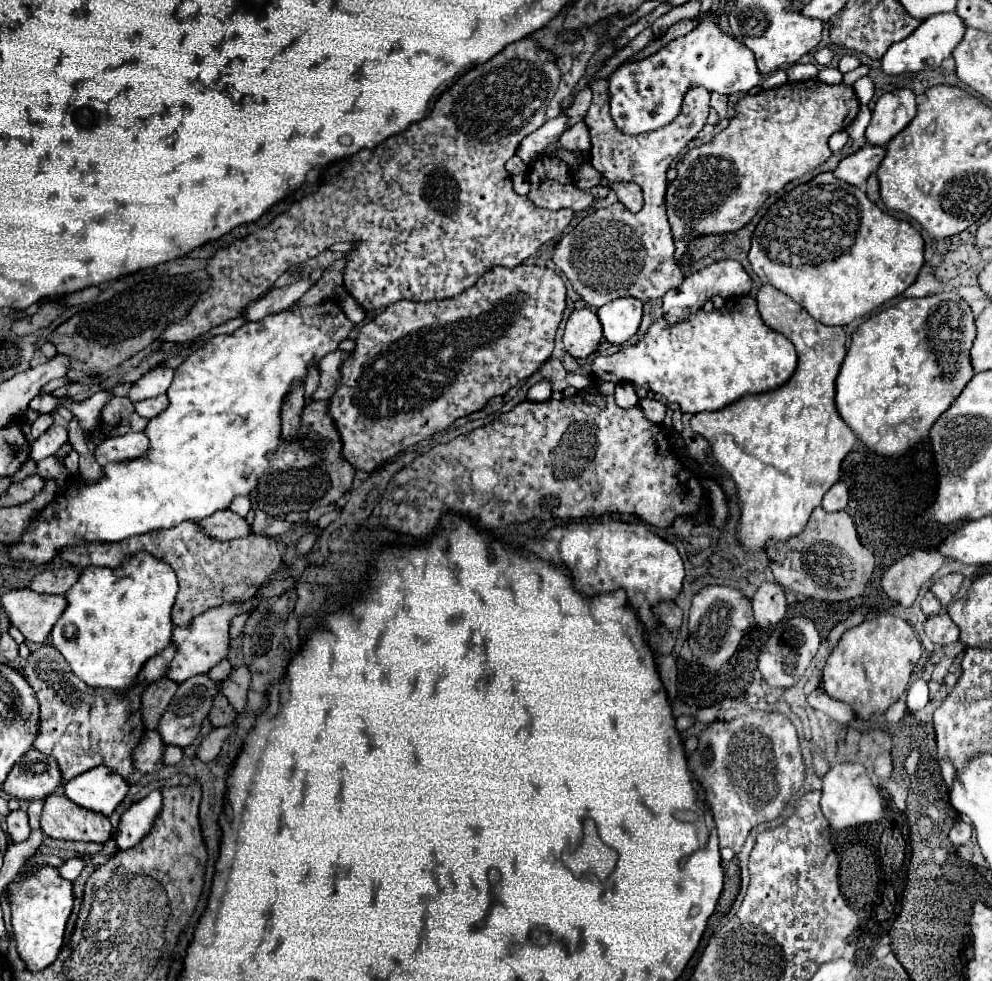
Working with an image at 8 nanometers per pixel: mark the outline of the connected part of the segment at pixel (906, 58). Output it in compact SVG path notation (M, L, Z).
M946 12L946 14L930 16L908 38L904 38L900 42L894 42L886 50L886 54L882 56L882 72L886 76L896 76L896 74L904 74L904 72L934 70L960 44L962 34L964 34L964 22L962 22L962 18L956 12Z

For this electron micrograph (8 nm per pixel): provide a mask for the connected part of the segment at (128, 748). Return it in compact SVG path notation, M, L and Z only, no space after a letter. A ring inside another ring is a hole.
M170 644L166 650L150 658L140 670L136 682L122 694L108 688L86 688L86 684L82 684L82 680L78 680L74 672L70 672L70 666L66 664L66 660L62 660L60 652L54 646L40 646L30 654L26 666L22 668L22 674L38 696L42 720L34 748L58 760L64 782L100 764L112 768L124 778L136 772L134 750L146 734L140 698L150 684L166 676L174 652L178 650L174 648L174 644ZM72 724L78 726L76 734L70 732Z

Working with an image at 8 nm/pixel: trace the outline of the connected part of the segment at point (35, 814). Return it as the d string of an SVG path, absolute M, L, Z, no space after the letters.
M34 800L28 808L28 816L30 816L30 828L32 830L40 830L40 812L42 812L42 804L44 800Z

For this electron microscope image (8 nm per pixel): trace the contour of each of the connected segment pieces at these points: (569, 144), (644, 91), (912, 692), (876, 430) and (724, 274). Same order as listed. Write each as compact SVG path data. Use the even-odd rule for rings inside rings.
M578 122L574 126L570 126L562 138L560 138L562 146L566 150L576 150L576 152L584 152L584 150L590 150L590 134L588 134L588 128L584 122Z
M702 12L698 18L698 26L692 32L662 46L652 56L622 62L608 76L610 116L624 134L634 136L652 132L678 118L684 94L692 86L702 86L710 92L728 96L734 92L748 92L760 82L762 76L756 68L754 52L750 52L750 48L746 48L740 40L724 34L714 12Z
M916 680L912 684L912 688L908 690L908 708L914 712L914 710L920 710L928 704L928 688L926 688L926 682L924 680Z
M942 292L942 294L934 294L934 296L926 296L926 298L904 298L902 302L890 306L888 310L868 318L864 324L860 324L860 328L854 332L852 336L852 346L844 358L844 364L840 368L840 374L836 378L836 408L838 414L842 416L842 420L850 426L850 430L860 438L860 442L874 454L882 456L882 458L902 458L904 454L908 454L918 442L926 440L930 434L930 426L934 426L934 422L950 408L950 404L956 400L956 396L960 396L962 388L966 388L966 384L972 380L974 376L974 368L970 368L970 348L976 336L976 328L974 328L974 314L970 310L970 306L954 292ZM936 354L942 354L942 366L936 360ZM956 364L958 368L950 374L946 374L942 368L948 368Z
M736 260L714 262L712 266L686 276L684 282L678 288L672 288L664 294L664 298L662 298L664 318L668 320L668 324L678 324L686 318L690 318L694 312L702 310L702 306L708 300L712 300L712 296L722 296L726 300L730 296L744 296L744 294L750 292L750 288L752 288L752 280L750 280L750 276L746 274L746 270L742 268L740 262L736 262Z

